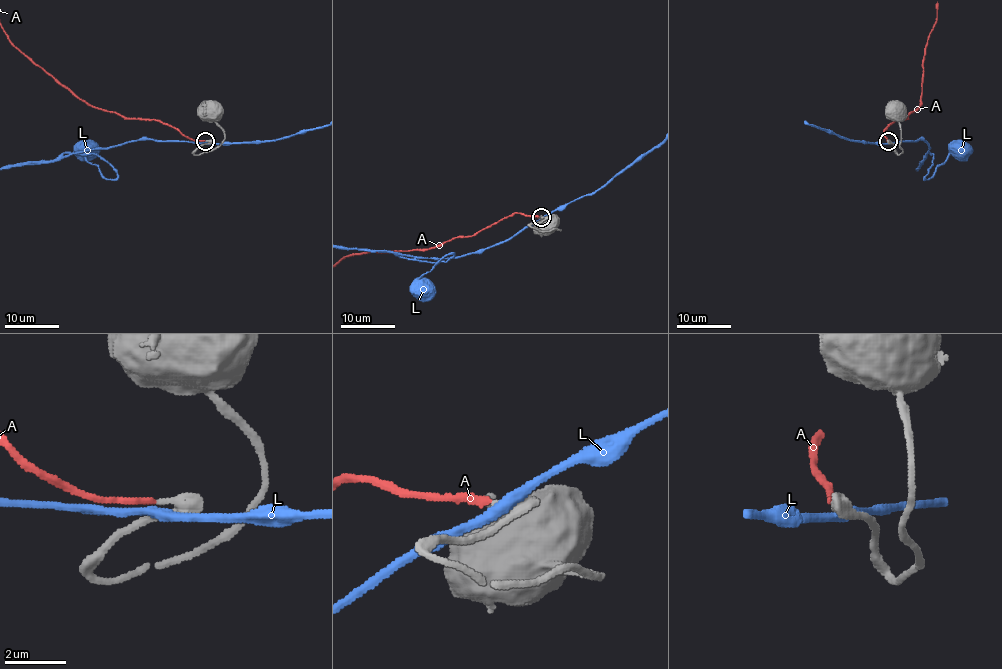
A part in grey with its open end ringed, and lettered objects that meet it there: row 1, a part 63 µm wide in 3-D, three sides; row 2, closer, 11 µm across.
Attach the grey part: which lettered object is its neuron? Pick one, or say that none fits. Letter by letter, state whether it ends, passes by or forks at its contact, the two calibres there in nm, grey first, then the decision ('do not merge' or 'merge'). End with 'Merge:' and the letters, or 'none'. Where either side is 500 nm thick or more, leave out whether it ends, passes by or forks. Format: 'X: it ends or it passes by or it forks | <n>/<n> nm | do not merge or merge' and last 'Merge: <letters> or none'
A: it ends | 220/200 nm | merge
L: 550/340 nm | do not merge
Merge: A

